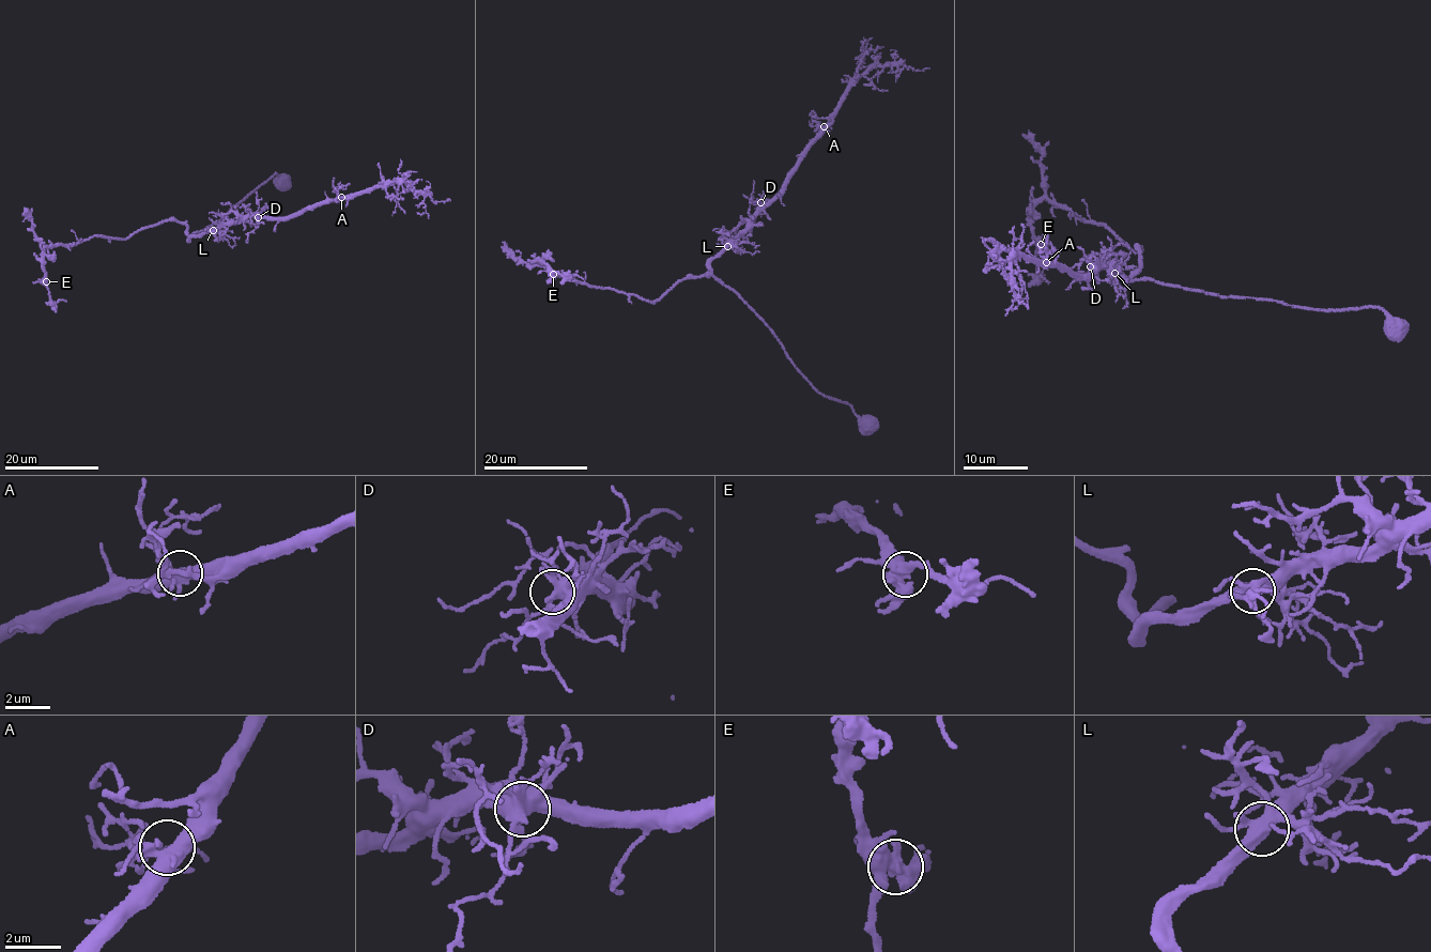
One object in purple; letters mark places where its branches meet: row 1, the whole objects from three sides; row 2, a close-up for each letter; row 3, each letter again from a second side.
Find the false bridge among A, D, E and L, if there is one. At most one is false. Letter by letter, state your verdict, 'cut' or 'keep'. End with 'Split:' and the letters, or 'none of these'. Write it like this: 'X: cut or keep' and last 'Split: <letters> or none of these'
A: keep
D: keep
E: keep
L: keep
Split: none of these

